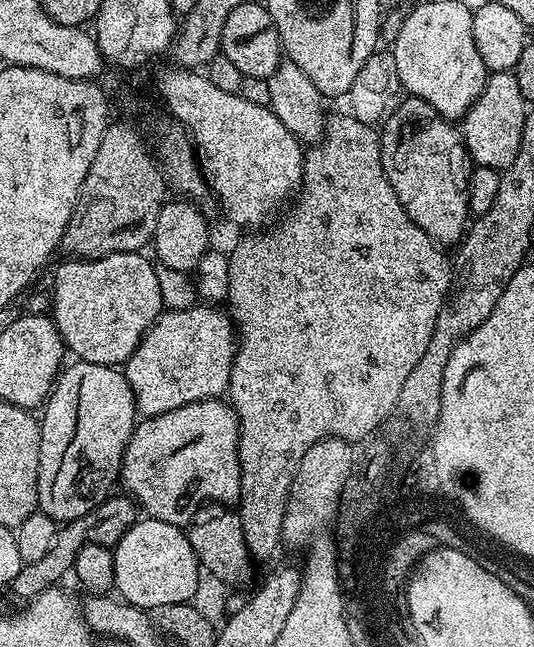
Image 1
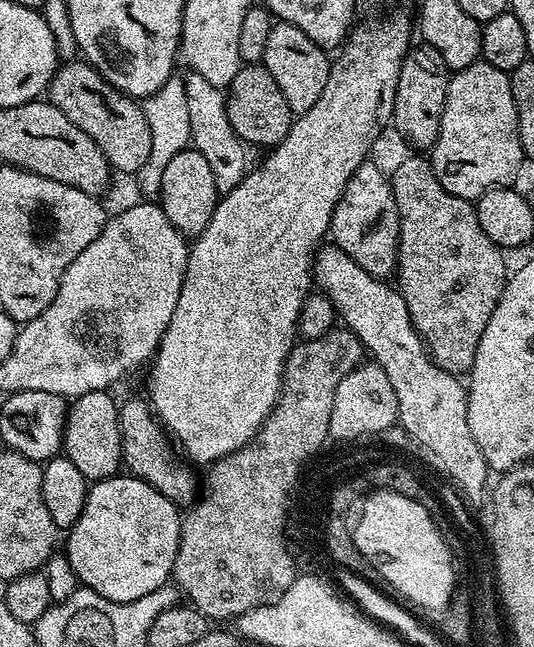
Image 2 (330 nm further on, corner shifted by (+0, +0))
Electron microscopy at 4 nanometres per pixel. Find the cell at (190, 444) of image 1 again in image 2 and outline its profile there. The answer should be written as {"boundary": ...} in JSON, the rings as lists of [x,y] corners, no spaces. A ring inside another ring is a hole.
{"boundary":[[[111,391],[91,392],[75,397],[68,410],[68,421],[64,423],[63,455],[67,456],[89,482],[105,480],[117,475],[122,468],[122,446],[118,426],[118,400]]]}

